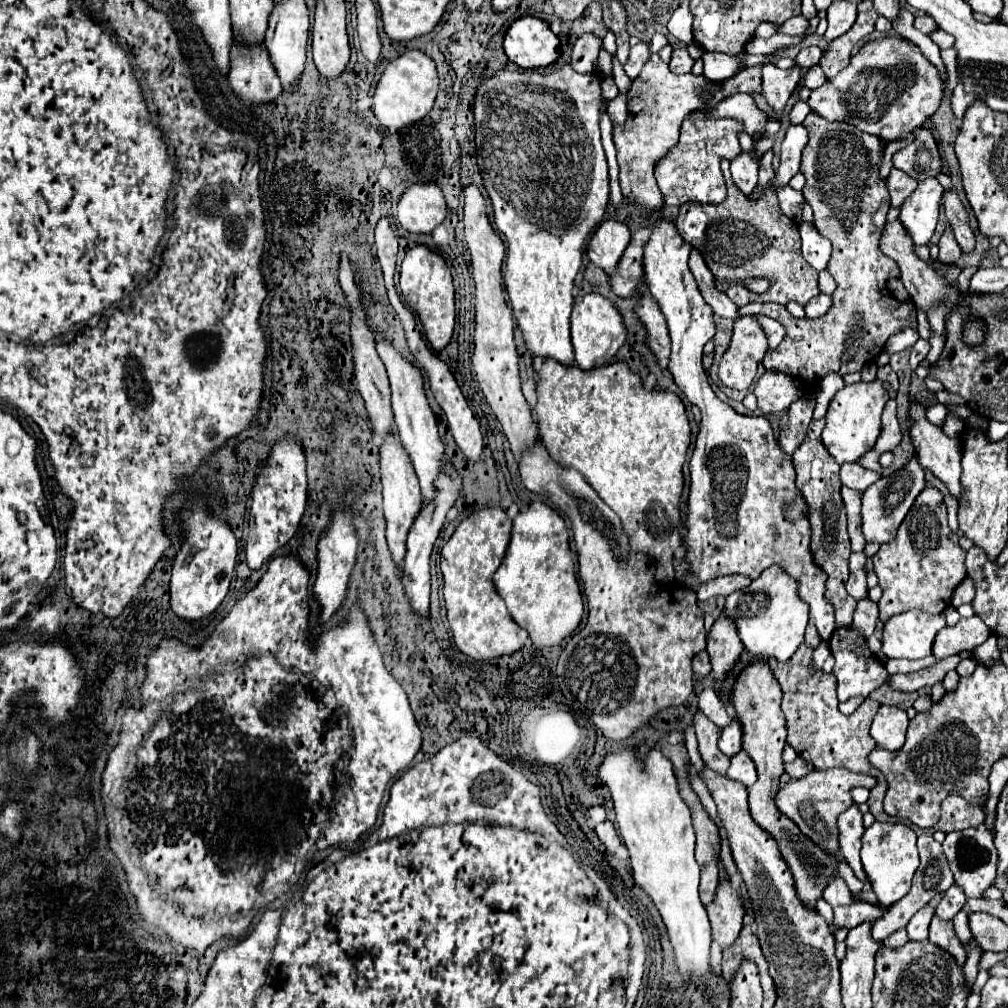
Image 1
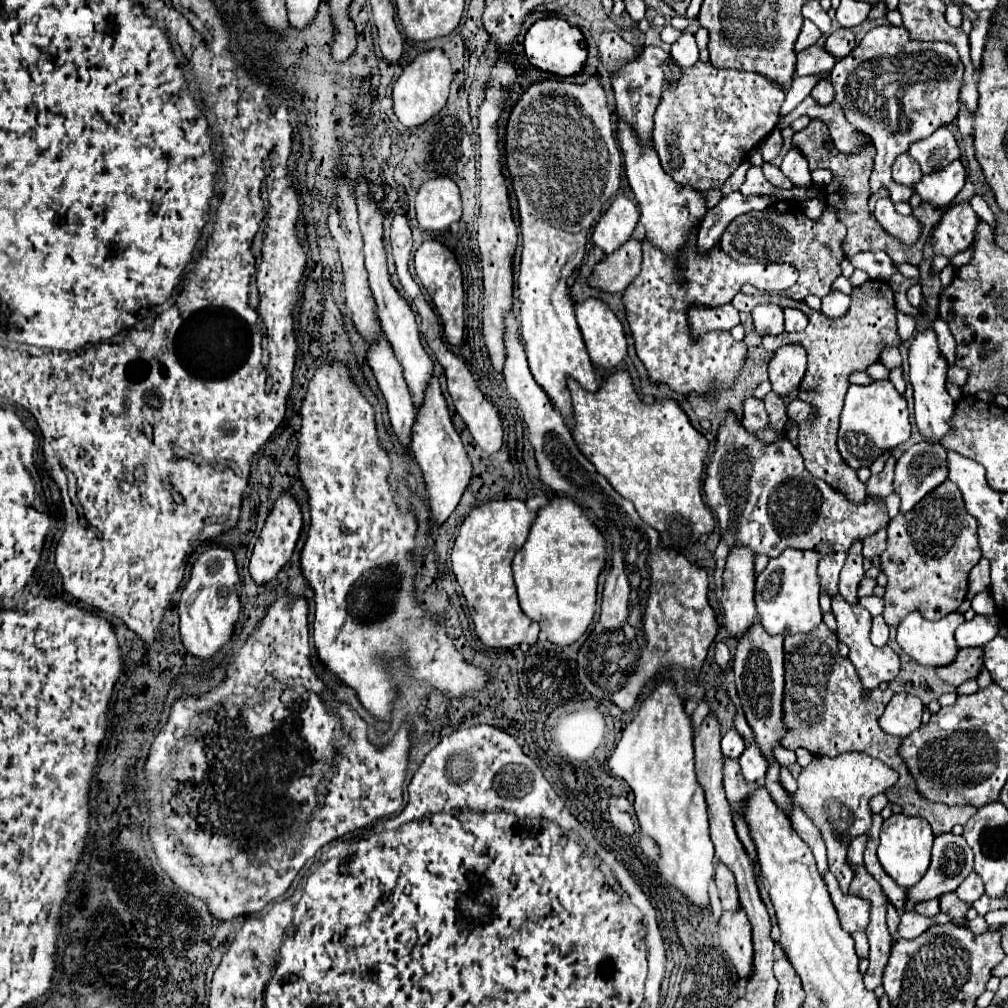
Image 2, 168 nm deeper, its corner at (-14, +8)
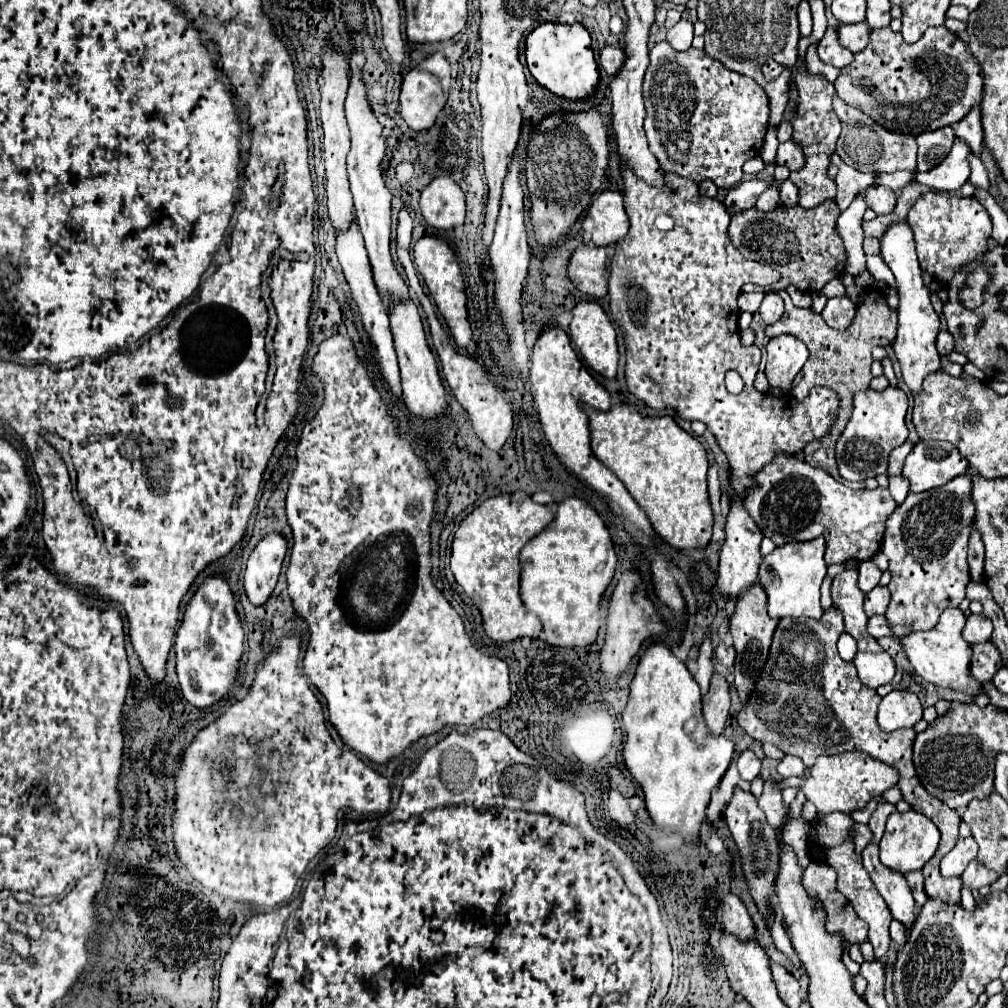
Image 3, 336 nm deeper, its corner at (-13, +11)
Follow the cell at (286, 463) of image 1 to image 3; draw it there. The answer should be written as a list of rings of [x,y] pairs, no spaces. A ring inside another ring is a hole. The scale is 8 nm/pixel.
[[[277,533],[263,537],[253,549],[247,561],[247,571],[243,581],[245,581],[247,599],[255,607],[265,605],[267,599],[271,597],[277,585],[277,577],[281,573],[285,551],[287,551],[287,541]]]

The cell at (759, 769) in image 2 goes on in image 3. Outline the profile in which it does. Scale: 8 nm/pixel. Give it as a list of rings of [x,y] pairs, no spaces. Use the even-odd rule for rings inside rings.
[[[743,751],[741,757],[739,757],[739,761],[737,761],[737,769],[739,769],[739,775],[745,781],[753,781],[759,775],[761,761],[755,757],[753,751]]]

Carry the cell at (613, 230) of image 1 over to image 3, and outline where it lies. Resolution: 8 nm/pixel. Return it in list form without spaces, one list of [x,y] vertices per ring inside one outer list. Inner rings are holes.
[[[619,191],[599,193],[583,219],[583,229],[591,235],[591,241],[601,247],[623,239],[629,229],[623,195]]]

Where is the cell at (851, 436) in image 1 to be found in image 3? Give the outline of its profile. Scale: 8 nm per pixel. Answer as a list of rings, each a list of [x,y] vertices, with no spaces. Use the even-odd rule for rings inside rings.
[[[887,387],[885,391],[857,393],[853,401],[853,415],[837,441],[837,467],[845,481],[865,481],[869,477],[879,477],[887,473],[889,453],[899,447],[909,431],[905,425],[907,395],[897,387]]]

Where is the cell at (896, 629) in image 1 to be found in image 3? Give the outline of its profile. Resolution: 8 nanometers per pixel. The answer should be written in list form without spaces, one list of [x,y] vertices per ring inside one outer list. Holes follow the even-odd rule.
[[[945,609],[939,623],[933,629],[901,637],[901,645],[903,645],[907,659],[911,661],[913,669],[915,669],[915,673],[921,675],[925,681],[975,697],[979,693],[985,693],[985,687],[979,681],[975,681],[975,677],[969,671],[971,645],[961,637],[963,627],[965,627],[963,611],[961,609]]]

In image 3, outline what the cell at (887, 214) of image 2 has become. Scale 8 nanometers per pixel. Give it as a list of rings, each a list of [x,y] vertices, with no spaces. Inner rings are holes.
[[[871,185],[865,189],[867,207],[873,209],[877,215],[889,215],[895,209],[895,193],[883,185]]]

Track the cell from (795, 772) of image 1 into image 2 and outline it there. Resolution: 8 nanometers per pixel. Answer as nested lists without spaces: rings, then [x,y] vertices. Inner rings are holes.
[[[776,748],[776,760],[782,766],[792,766],[792,764],[796,764],[796,754],[794,754],[794,750],[788,750],[788,748]]]

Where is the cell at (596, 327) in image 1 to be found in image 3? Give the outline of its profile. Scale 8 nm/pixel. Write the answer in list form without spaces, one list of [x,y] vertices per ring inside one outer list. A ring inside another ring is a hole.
[[[581,301],[573,307],[571,341],[593,371],[611,379],[617,373],[617,335],[607,313],[595,301]]]

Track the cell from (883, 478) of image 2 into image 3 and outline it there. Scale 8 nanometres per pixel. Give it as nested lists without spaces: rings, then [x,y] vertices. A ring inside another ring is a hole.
[[[905,441],[905,443],[899,445],[895,451],[891,451],[891,457],[889,457],[889,469],[887,469],[889,475],[899,475],[899,473],[901,473],[903,463],[905,463],[905,457],[911,453],[911,449],[913,449],[913,445]]]

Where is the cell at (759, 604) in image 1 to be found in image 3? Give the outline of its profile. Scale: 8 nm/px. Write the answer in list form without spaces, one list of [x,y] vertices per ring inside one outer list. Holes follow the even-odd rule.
[[[817,537],[811,541],[793,541],[785,543],[781,547],[775,547],[773,553],[763,557],[763,563],[759,567],[759,583],[763,585],[769,601],[769,613],[771,617],[811,617],[819,619],[823,615],[823,609],[819,605],[819,587],[823,577],[827,575],[827,565],[823,559],[825,553],[825,539]]]

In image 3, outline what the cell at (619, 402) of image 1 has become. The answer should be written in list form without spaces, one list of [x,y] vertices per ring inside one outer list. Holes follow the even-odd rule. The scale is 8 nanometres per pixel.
[[[581,405],[589,415],[591,449],[627,487],[647,513],[655,533],[675,549],[697,549],[711,541],[713,509],[707,493],[707,453],[671,417],[641,417],[627,405],[603,413]]]

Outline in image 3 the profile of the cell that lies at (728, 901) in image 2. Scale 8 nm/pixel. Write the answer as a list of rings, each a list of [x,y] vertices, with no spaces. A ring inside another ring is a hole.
[[[727,893],[725,901],[723,901],[723,925],[725,925],[725,931],[735,935],[739,941],[755,939],[753,921],[751,921],[745,905],[741,903],[741,899],[735,897],[733,893]]]

